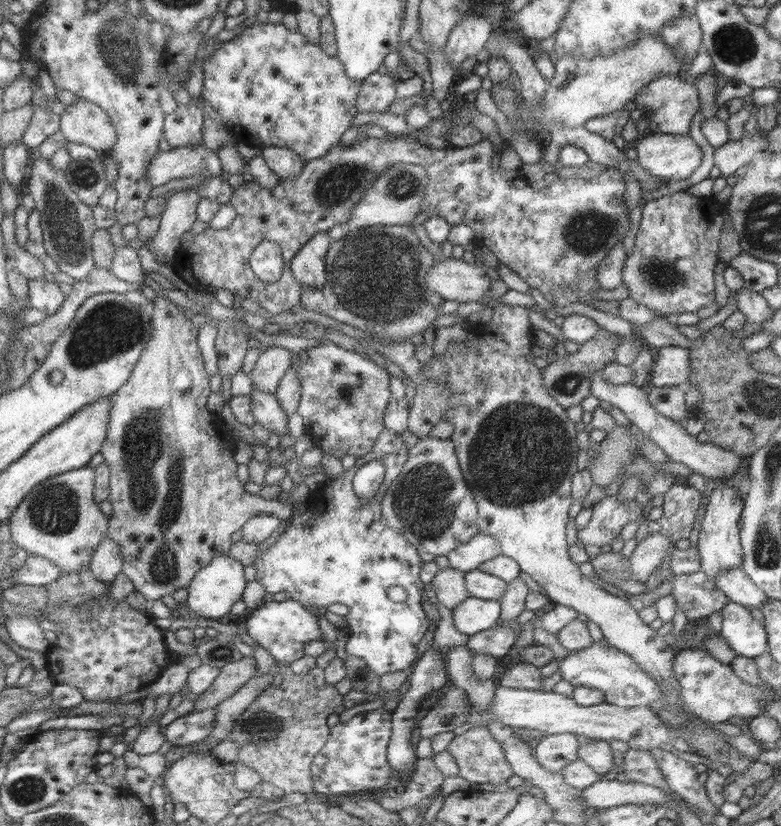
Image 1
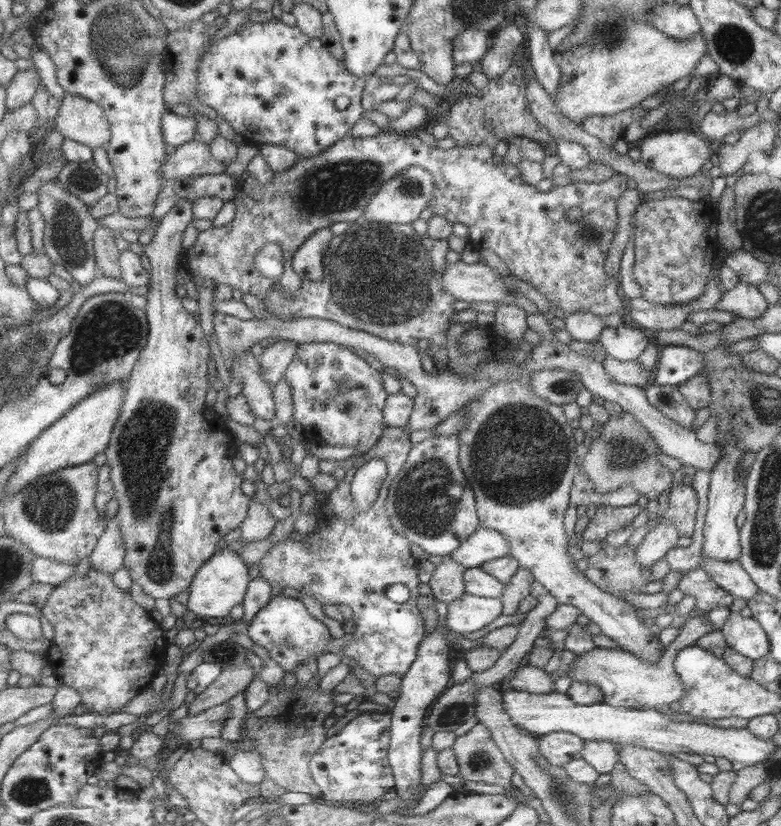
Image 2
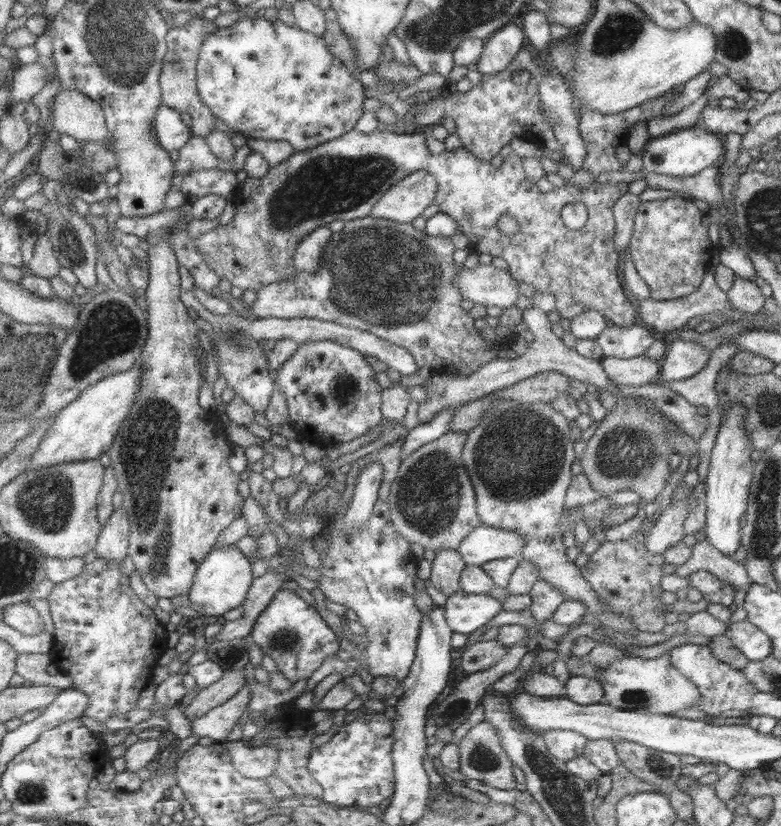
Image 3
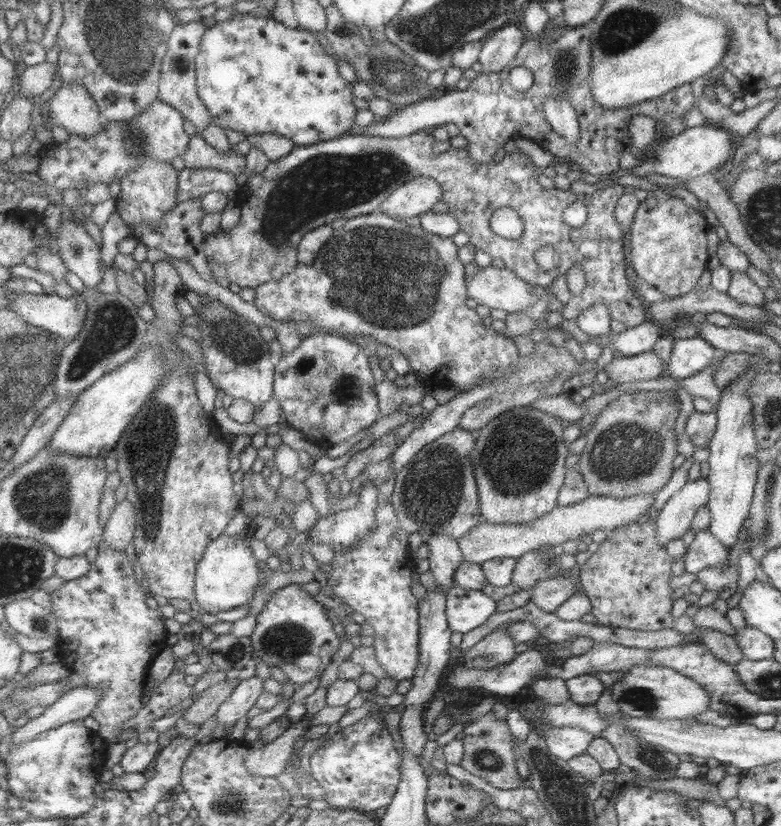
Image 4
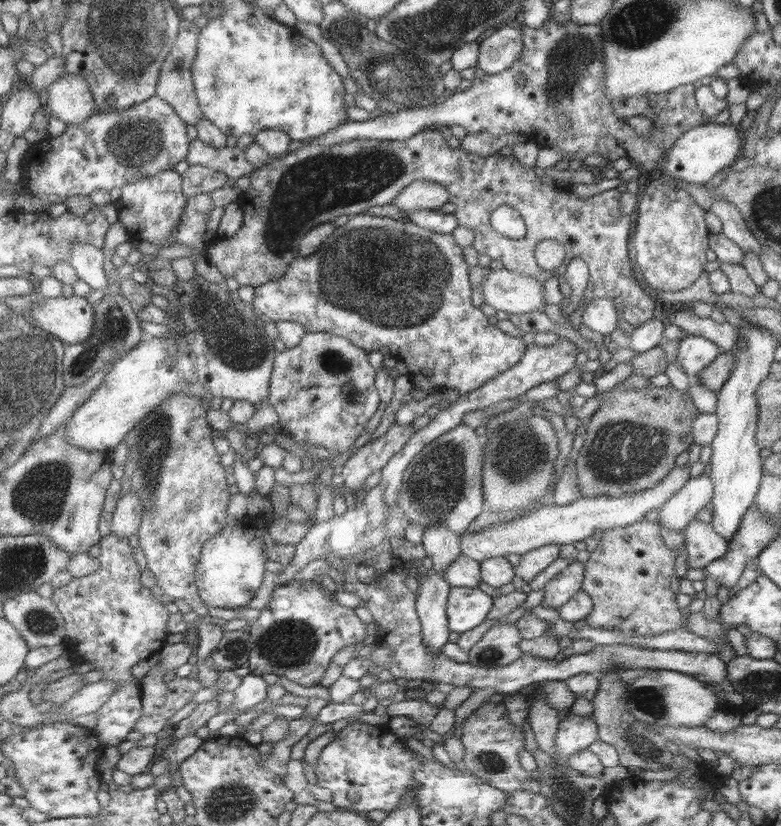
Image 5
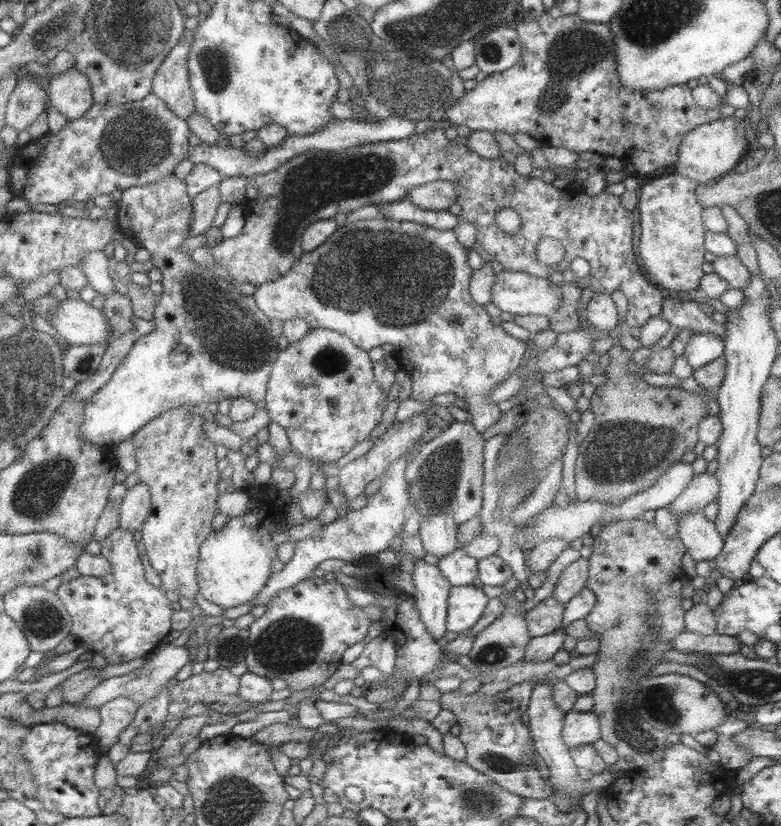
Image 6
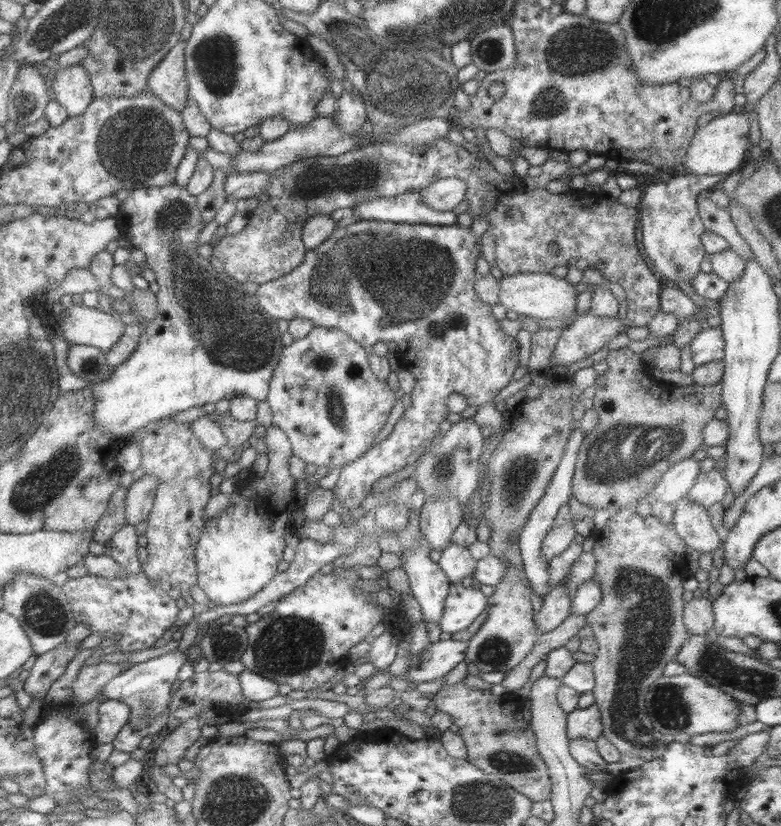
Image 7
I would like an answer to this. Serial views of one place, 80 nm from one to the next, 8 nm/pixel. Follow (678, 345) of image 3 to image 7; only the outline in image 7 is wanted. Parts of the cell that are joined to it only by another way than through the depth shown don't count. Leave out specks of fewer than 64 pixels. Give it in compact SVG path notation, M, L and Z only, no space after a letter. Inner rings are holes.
M705 326L690 342L691 360L694 366L722 360L724 358L724 338L720 327Z

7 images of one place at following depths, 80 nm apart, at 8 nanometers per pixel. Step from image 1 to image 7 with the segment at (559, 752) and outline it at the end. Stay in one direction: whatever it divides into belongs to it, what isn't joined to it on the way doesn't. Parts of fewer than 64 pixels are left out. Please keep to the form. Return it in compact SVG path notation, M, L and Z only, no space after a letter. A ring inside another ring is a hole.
M597 706L577 708L566 714L566 733L569 739L588 738L595 740L602 734L601 712Z

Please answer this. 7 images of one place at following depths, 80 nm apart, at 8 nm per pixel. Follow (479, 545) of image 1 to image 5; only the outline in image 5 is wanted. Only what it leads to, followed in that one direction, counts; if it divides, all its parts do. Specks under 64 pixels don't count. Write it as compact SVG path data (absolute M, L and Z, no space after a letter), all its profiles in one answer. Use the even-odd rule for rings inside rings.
M675 466L659 484L655 484L647 490L616 498L603 496L579 498L567 506L556 506L551 502L549 505L538 508L535 512L521 515L511 522L505 524L500 522L494 526L482 528L478 532L467 532L460 537L460 552L477 563L485 558L504 557L509 554L521 556L544 544L572 544L591 536L593 530L604 531L637 522L649 511L658 512L665 502L685 485L685 482L690 478L689 469L684 466Z

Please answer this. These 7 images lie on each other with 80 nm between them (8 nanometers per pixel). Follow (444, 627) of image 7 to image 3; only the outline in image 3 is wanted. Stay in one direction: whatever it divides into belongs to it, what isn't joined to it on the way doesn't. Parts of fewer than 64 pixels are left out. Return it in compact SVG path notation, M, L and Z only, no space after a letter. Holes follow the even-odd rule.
M459 588L446 598L444 617L453 632L470 635L501 610L501 601L488 594L471 594Z

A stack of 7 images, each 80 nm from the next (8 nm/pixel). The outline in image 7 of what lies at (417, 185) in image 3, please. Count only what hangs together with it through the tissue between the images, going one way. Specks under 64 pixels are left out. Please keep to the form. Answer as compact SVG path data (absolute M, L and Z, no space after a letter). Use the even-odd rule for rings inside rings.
M457 177L440 178L419 190L422 201L436 211L451 211L466 191L465 181Z

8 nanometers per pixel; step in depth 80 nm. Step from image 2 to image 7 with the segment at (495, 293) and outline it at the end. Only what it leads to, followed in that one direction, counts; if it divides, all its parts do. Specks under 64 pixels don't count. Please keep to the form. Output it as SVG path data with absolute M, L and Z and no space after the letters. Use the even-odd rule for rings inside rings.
M517 273L502 276L499 283L499 300L507 310L518 315L542 319L547 323L559 323L566 318L575 317L576 292L565 277L559 278L550 273Z

